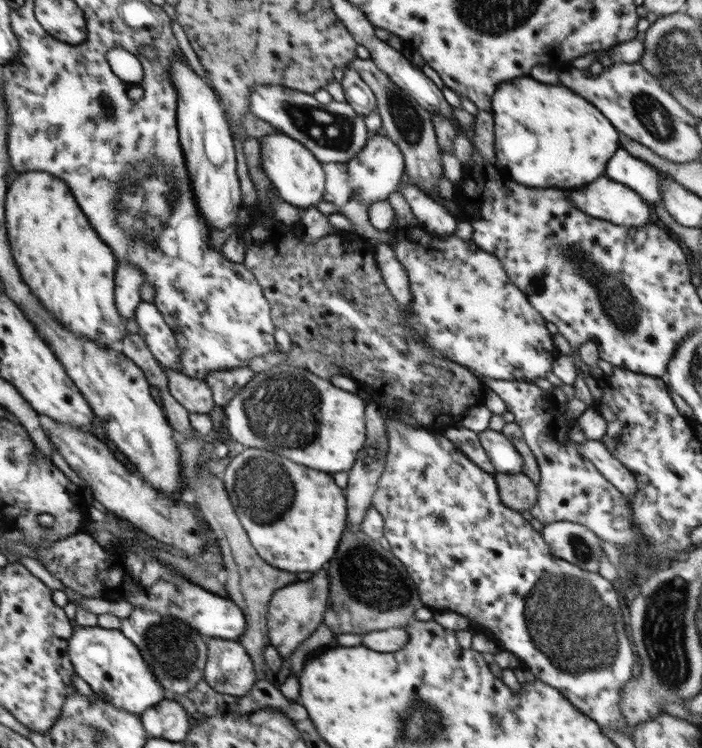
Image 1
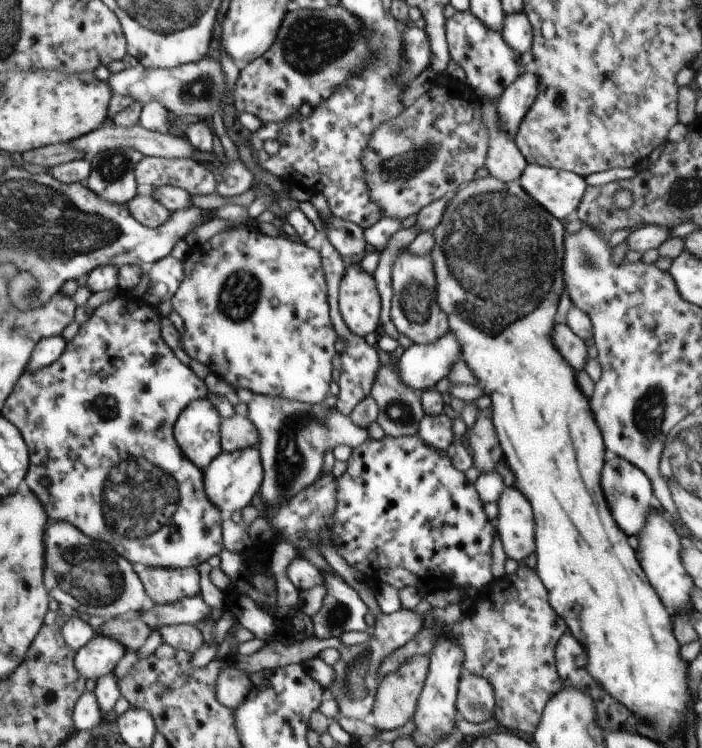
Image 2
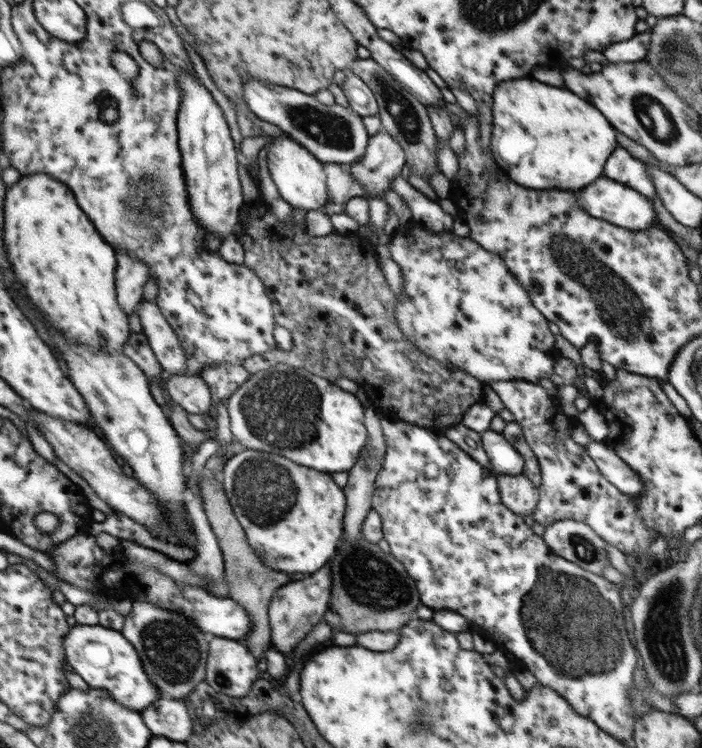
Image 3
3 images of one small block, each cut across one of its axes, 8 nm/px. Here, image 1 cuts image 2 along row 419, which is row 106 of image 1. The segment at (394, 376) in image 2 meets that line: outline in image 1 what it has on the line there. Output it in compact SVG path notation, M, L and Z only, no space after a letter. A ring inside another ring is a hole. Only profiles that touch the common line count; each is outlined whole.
M356 57L349 63L349 67L360 74L362 81L374 93L378 111L382 116L382 131L400 147L400 151L404 155L405 171L409 176L410 184L414 184L428 196L432 196L432 193L440 194L438 182L440 178L444 177L442 152L438 146L430 111L423 109L412 96L390 81L388 75L381 71L371 58Z

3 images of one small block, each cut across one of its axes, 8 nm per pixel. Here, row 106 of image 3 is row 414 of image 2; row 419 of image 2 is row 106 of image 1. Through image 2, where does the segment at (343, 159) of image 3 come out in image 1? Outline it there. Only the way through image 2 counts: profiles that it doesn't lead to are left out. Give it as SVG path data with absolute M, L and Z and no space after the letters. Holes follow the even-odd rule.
M255 84L249 90L249 112L269 122L290 138L298 140L321 163L350 162L356 154L362 152L370 137L364 122L365 115L358 114L348 102L332 100L324 105L313 95L281 86Z

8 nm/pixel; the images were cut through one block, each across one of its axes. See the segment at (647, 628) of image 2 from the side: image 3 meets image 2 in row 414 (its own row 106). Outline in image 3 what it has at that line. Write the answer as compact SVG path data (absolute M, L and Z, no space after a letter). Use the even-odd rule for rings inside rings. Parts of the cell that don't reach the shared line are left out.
M531 77L499 83L491 109L491 156L516 184L526 188L576 190L592 184L619 146L617 130L594 106L566 88L552 88Z

